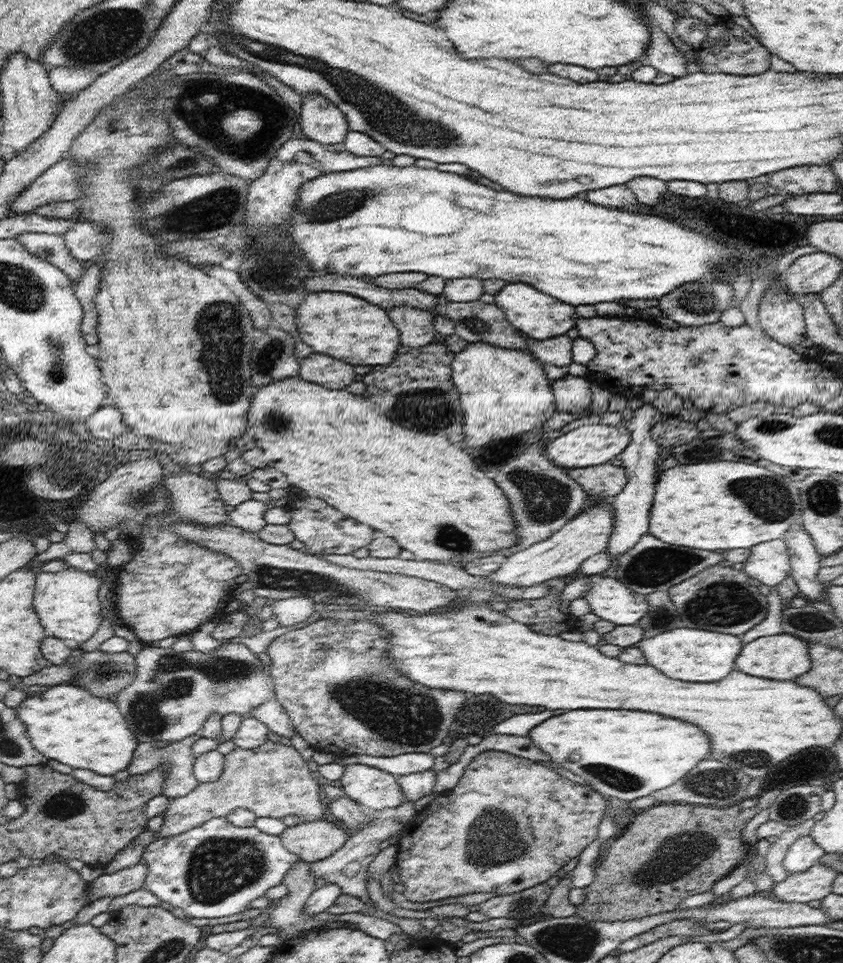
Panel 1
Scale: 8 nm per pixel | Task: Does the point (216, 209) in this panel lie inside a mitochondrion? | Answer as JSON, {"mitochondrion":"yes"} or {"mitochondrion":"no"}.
{"mitochondrion":"yes"}

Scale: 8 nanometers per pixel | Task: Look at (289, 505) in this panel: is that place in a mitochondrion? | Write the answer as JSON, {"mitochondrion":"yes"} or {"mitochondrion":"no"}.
{"mitochondrion":"no"}

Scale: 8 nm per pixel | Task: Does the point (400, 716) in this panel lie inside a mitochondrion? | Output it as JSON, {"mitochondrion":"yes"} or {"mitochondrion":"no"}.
{"mitochondrion":"yes"}

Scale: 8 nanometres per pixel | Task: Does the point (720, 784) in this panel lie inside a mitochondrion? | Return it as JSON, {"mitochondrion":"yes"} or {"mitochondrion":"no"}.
{"mitochondrion":"yes"}

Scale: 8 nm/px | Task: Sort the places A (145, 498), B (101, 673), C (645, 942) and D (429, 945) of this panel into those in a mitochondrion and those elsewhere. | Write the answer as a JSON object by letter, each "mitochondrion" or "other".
{"A":"mitochondrion","B":"mitochondrion","C":"other","D":"other"}

